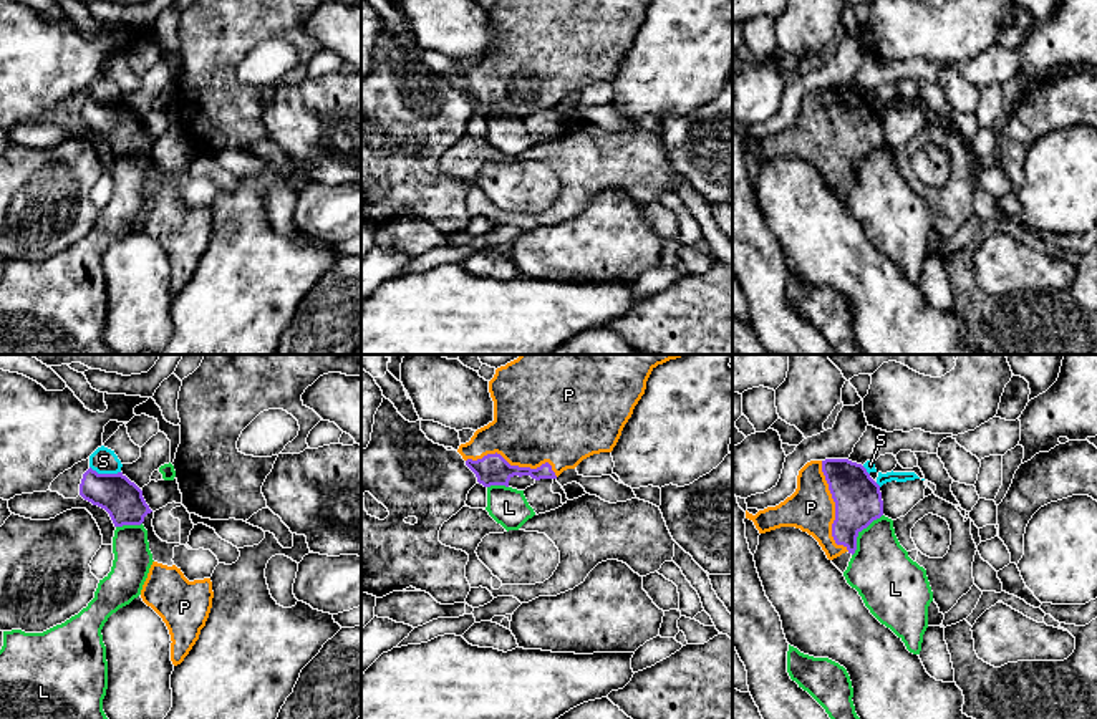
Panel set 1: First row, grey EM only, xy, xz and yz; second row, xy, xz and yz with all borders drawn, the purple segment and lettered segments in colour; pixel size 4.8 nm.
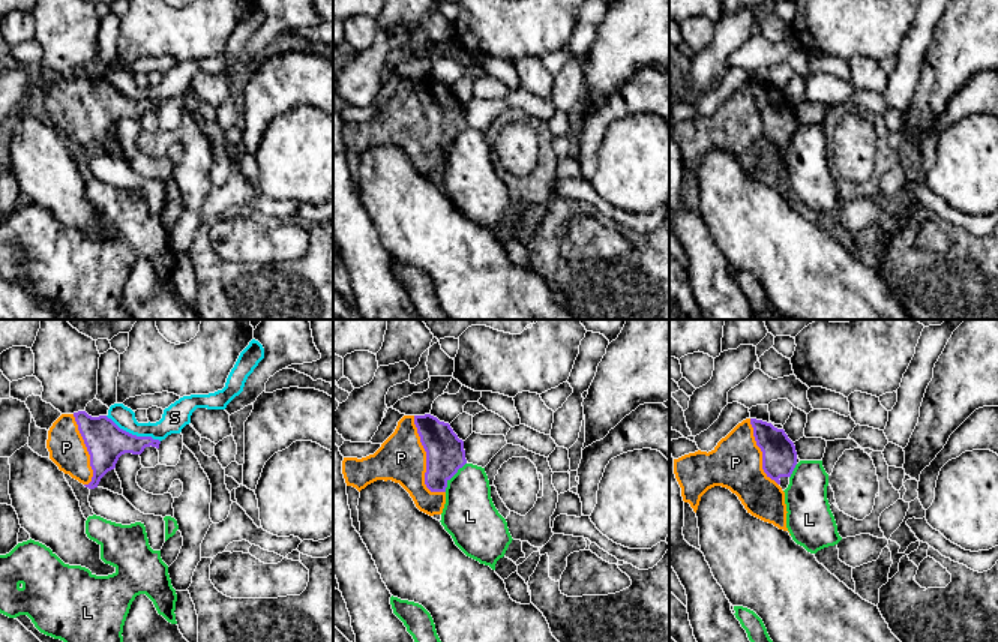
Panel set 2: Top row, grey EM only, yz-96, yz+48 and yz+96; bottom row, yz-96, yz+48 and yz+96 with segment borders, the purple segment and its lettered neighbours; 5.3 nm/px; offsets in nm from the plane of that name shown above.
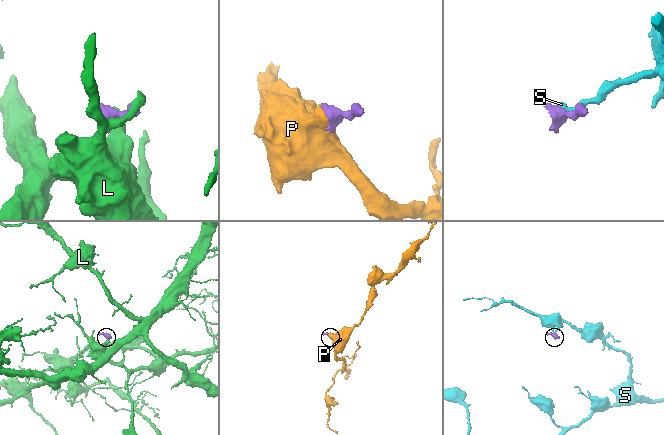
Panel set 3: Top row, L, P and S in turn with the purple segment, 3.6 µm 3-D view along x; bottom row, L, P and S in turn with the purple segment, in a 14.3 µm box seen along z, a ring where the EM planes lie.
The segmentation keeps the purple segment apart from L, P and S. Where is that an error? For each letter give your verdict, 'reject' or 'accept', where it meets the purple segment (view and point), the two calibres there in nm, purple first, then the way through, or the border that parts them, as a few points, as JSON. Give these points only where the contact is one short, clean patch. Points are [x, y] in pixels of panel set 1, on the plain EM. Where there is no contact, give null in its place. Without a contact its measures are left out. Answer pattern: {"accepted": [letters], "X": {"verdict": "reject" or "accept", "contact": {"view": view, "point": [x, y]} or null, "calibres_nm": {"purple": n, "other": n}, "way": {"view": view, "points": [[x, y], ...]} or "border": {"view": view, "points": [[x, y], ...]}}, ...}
{"accepted": ["P"], "L": {"verdict": "reject", "contact": {"view": "yz", "point": [857, 163]}, "calibres_nm": {"purple": 220, "other": 300}, "border": {"view": "yz", "points": [[882, 143], [859, 163], [857, 178], [852, 184]]}}, "P": {"verdict": "accept", "contact": {"view": "yz", "point": [836, 138]}, "calibres_nm": {"purple": 220, "other": 220}}, "S": {"verdict": "reject", "contact": {"view": "xy", "point": [105, 103]}, "calibres_nm": {"purple": 190, "other": 120}, "border": {"view": "xy", "points": [[90, 95], [98, 101], [120, 101]]}}}

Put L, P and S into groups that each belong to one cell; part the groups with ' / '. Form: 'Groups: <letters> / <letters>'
Groups: L / P / S

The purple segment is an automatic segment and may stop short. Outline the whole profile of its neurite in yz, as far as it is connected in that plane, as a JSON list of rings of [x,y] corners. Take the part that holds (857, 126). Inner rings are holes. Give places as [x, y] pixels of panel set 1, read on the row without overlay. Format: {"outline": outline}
{"outline": [[[825,88],[807,91],[797,104],[795,121],[776,136],[759,139],[756,144],[746,139],[759,162],[780,156],[795,156],[812,164],[829,189],[842,182],[855,182],[857,166],[873,149],[883,144],[880,114],[870,106],[862,93],[848,88]]]}

